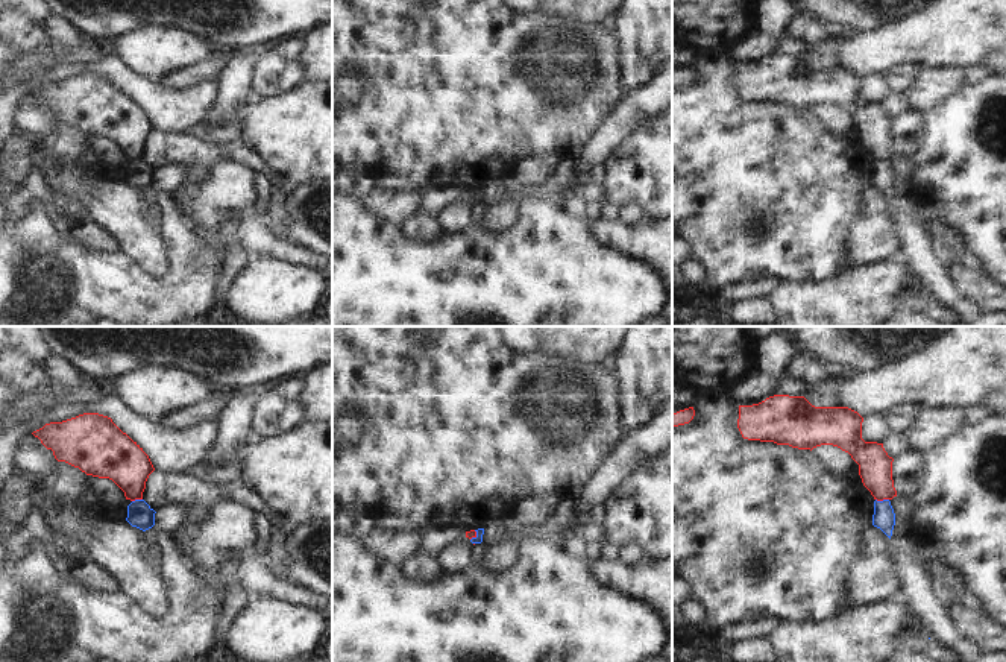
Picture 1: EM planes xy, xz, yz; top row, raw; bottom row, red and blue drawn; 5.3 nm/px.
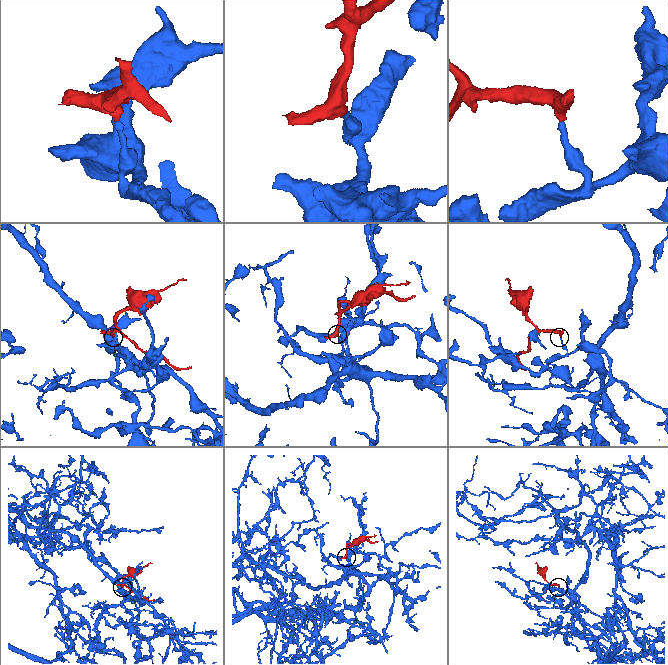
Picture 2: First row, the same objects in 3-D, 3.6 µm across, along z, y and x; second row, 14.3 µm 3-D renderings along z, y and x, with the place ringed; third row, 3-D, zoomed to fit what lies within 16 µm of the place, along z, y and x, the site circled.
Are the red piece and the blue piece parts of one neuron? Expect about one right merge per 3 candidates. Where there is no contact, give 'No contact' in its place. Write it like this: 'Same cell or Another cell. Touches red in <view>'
Another cell. Touches red in yz

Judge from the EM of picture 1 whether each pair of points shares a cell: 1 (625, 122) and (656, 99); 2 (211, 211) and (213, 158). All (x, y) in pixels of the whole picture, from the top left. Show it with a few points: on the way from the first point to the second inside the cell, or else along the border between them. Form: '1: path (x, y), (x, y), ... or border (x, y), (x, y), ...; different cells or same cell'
1: path (633, 114), (648, 104); same cell
2: border (226, 160), (214, 167); different cells

